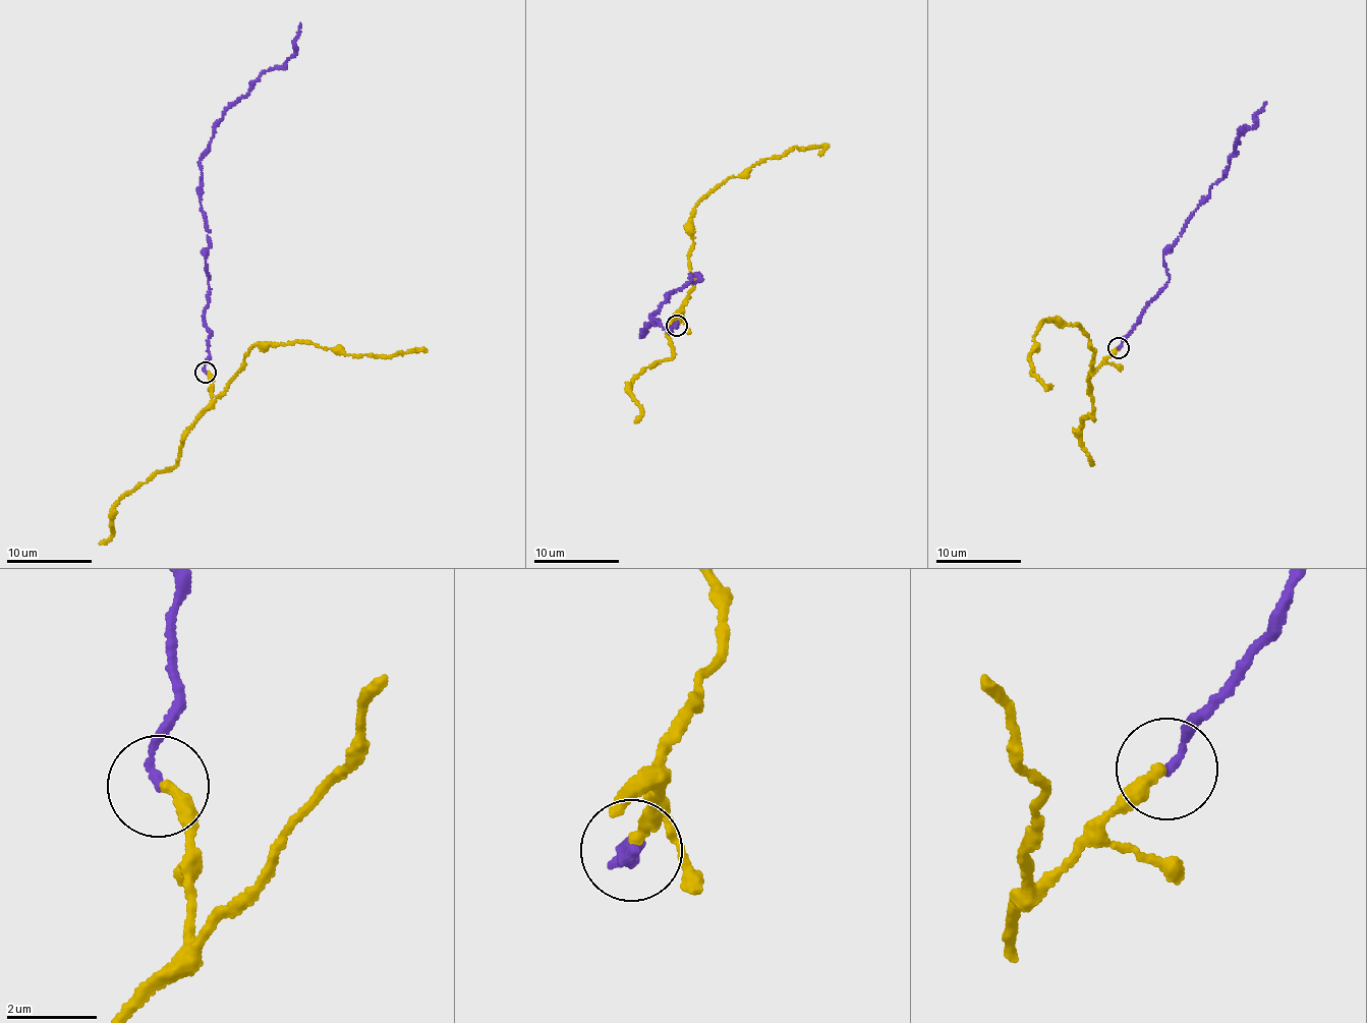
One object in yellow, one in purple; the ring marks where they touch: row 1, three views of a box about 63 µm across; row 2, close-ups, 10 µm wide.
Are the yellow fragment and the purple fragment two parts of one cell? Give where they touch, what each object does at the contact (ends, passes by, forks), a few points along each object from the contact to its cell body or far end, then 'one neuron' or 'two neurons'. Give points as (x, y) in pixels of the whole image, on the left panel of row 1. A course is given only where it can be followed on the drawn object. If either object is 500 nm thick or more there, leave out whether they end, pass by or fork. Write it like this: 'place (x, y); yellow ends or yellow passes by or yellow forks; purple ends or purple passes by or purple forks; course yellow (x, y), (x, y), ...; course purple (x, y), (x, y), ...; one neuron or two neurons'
place (206, 373); yellow ends; purple ends; course yellow (206, 374), (212, 400), (261, 343), (347, 354), (420, 348), (413, 350); course purple (206, 374), (208, 232), (198, 190), (202, 154), (228, 107), (263, 73), (280, 68), (295, 53), (300, 22); one neuron

